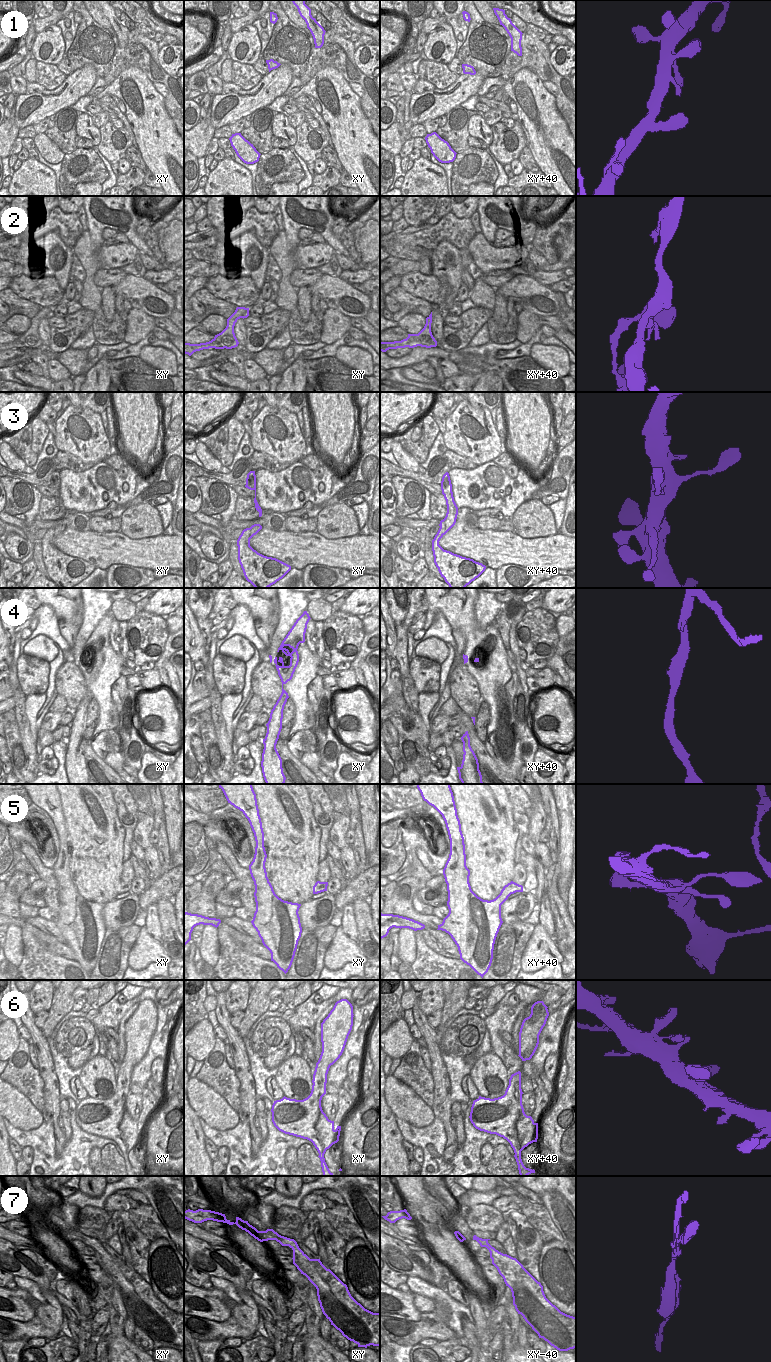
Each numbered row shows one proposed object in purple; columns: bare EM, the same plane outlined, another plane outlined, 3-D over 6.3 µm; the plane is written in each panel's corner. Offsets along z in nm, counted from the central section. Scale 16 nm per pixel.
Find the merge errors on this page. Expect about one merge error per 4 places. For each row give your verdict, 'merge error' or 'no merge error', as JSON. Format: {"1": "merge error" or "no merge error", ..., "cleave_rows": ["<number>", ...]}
{"1": "no merge error", "2": "no merge error", "3": "no merge error", "4": "no merge error", "5": "no merge error", "6": "no merge error", "7": "no merge error", "cleave_rows": []}

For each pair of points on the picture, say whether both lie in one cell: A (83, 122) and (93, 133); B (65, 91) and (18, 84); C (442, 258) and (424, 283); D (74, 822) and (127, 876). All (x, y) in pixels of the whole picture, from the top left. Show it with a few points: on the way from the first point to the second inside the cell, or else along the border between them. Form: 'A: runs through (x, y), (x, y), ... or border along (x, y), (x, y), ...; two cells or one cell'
A: runs through (85, 125), (90, 130); one cell
B: border along (26, 93), (16, 96); two cells
C: border along (431, 274), (444, 287), (444, 295); two cells
D: border along (124, 862), (120, 880); two cells

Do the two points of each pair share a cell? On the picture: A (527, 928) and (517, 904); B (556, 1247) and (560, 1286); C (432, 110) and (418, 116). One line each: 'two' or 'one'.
A: two
B: one
C: one

